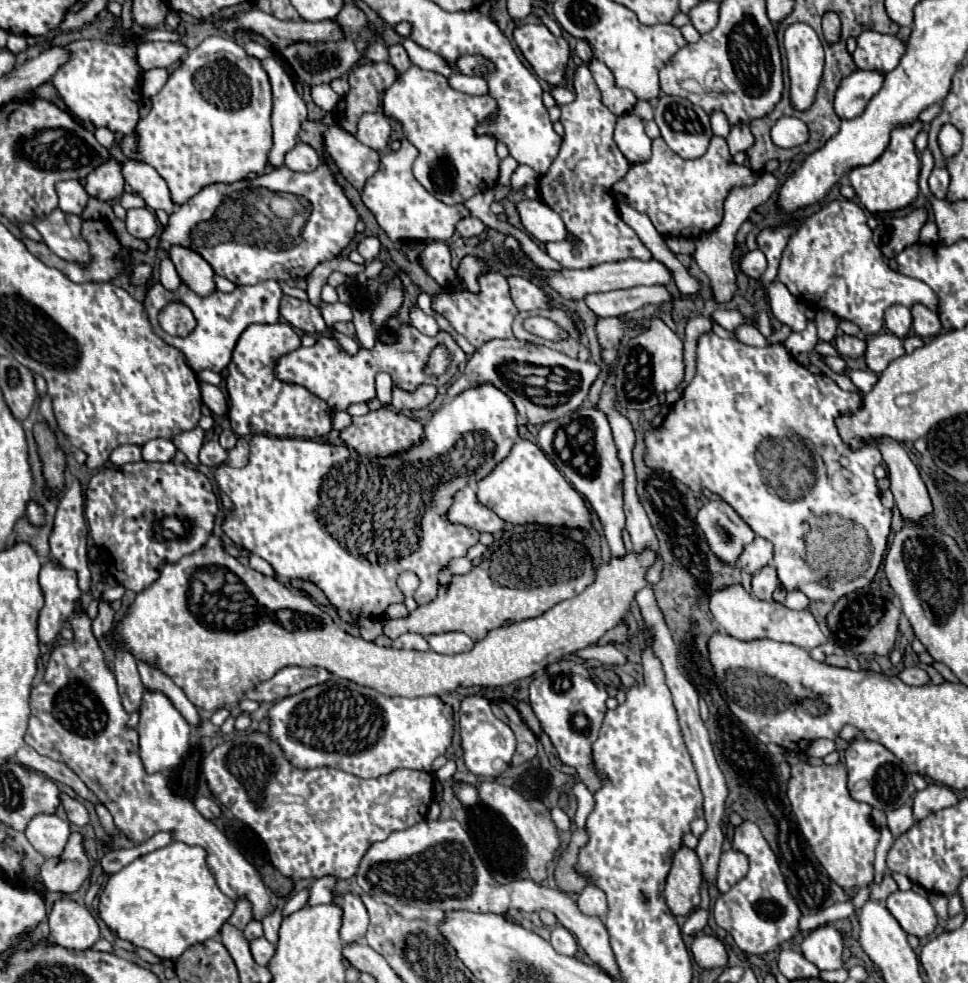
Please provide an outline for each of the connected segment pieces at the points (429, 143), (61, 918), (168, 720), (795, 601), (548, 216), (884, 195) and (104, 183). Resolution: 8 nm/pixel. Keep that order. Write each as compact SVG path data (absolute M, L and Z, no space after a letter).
M410 66L384 92L382 108L388 118L402 124L404 138L418 148L420 154L414 162L414 176L438 200L458 204L476 192L494 188L500 164L500 158L496 156L496 140L492 140L492 136L474 134L476 124L480 124L484 116L496 112L496 102L488 94L462 94L452 90L442 74Z
M62 898L54 904L52 914L48 916L48 924L50 938L62 948L88 950L100 938L94 916L80 902L70 898Z
M144 692L144 700L140 706L138 734L140 734L140 758L148 774L176 768L190 750L190 744L188 744L190 724L180 716L180 712L176 712L172 702L160 692Z
M788 592L784 606L790 610L806 610L808 608L808 598L802 592Z
M524 200L518 204L518 212L524 228L540 242L560 242L574 240L566 230L562 218L546 206L542 200Z
M916 120L908 128L896 128L892 132L892 140L886 148L886 152L870 166L858 166L850 170L848 178L852 188L856 190L858 200L868 212L892 212L892 210L902 210L910 206L916 196L918 196L918 176L920 176L920 160L916 156L914 148L914 138L922 130L922 122Z
M108 158L86 178L86 192L98 200L112 200L124 192L122 164L116 158Z

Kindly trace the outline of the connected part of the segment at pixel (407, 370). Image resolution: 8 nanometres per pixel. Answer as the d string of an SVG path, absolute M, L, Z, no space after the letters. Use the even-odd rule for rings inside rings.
M400 326L400 328L396 328L396 336L398 336L396 344L376 342L376 346L372 350L360 348L360 352L356 356L346 354L344 348L336 342L336 338L320 336L316 346L298 348L298 350L290 352L288 356L282 356L276 366L276 372L278 372L278 378L282 378L284 382L300 384L300 386L308 388L310 392L314 392L316 396L320 396L322 400L326 400L326 404L332 410L346 410L354 402L368 402L368 400L376 398L374 396L374 376L380 370L388 372L392 376L394 384L400 384L400 388L408 388L412 392L412 388L418 388L420 384L434 384L434 386L448 384L450 378L454 376L454 372L458 370L458 366L462 362L466 362L466 354L446 332L438 332L438 336L430 338L430 336L416 332L414 326ZM436 346L444 346L446 352L450 354L452 364L456 364L456 366L448 366L448 370L442 376L428 376L424 372L424 368L430 358L430 352Z

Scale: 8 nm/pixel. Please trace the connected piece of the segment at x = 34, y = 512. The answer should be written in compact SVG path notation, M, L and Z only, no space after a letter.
M30 502L28 508L26 508L26 518L28 518L32 524L42 524L42 522L44 522L44 510L42 510L38 504Z

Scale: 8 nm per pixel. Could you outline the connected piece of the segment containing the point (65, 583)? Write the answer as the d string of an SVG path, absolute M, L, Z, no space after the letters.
M54 562L42 564L38 582L44 594L44 608L38 618L38 636L40 642L52 642L74 612L82 590L78 588L76 572L56 566Z

